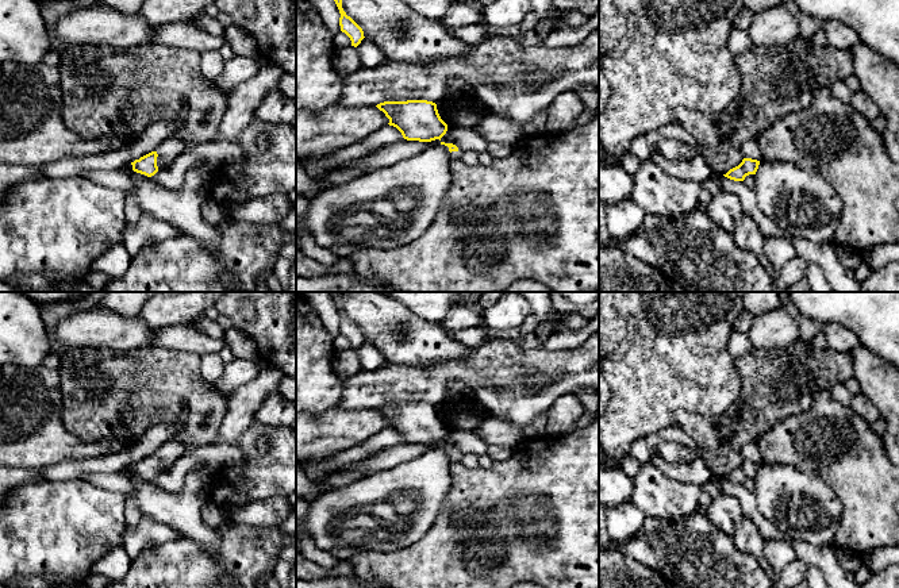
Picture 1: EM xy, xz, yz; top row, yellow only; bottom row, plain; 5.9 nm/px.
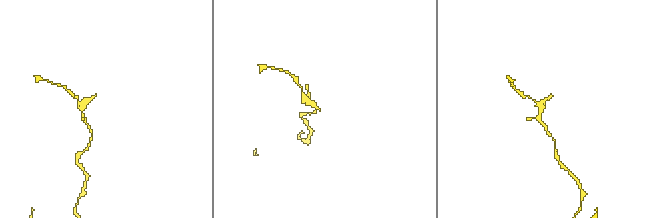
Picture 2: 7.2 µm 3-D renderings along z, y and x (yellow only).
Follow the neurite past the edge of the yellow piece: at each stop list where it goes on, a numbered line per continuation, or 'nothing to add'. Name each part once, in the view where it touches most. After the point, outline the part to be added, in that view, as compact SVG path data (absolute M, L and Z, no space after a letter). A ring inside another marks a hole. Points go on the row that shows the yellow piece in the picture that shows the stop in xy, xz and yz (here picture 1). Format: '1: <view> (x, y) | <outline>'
1: xy (169, 149) | M173 135L165 139L162 143L160 143L154 150L158 154L157 157L158 170L173 162L188 147L189 147L188 143L177 135Z

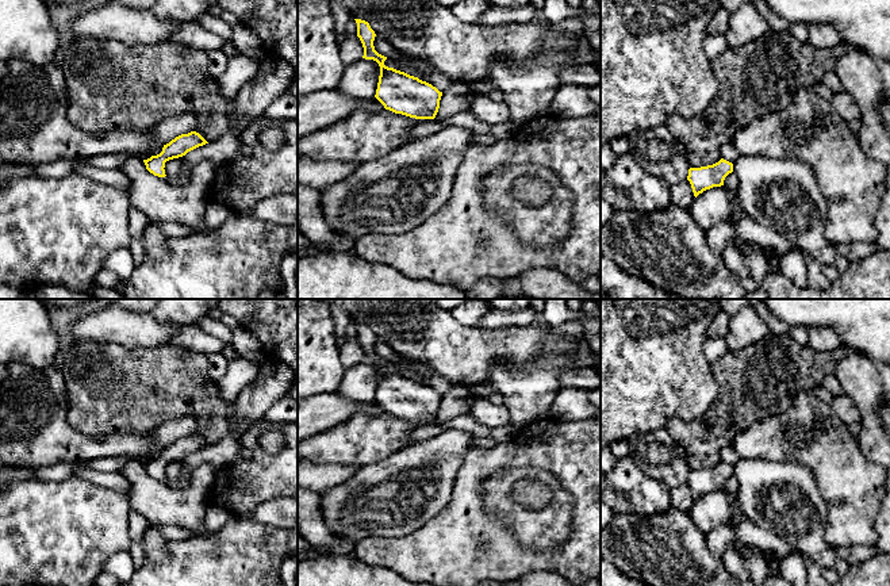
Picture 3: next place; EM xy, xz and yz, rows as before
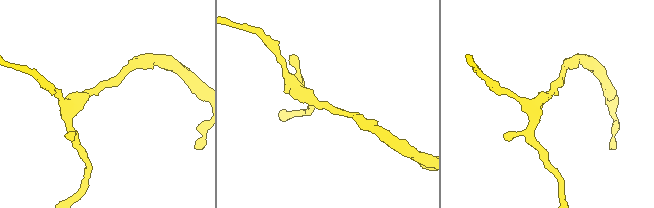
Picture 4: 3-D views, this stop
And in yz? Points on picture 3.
nothing to add

